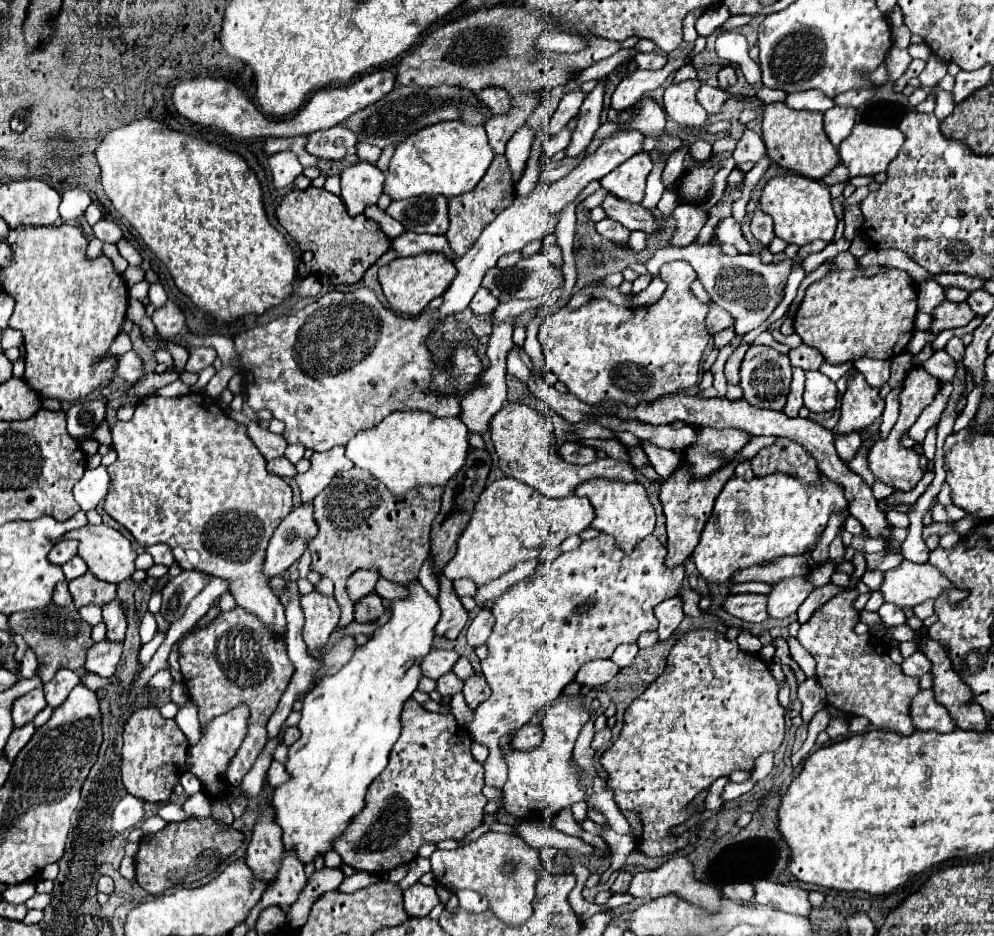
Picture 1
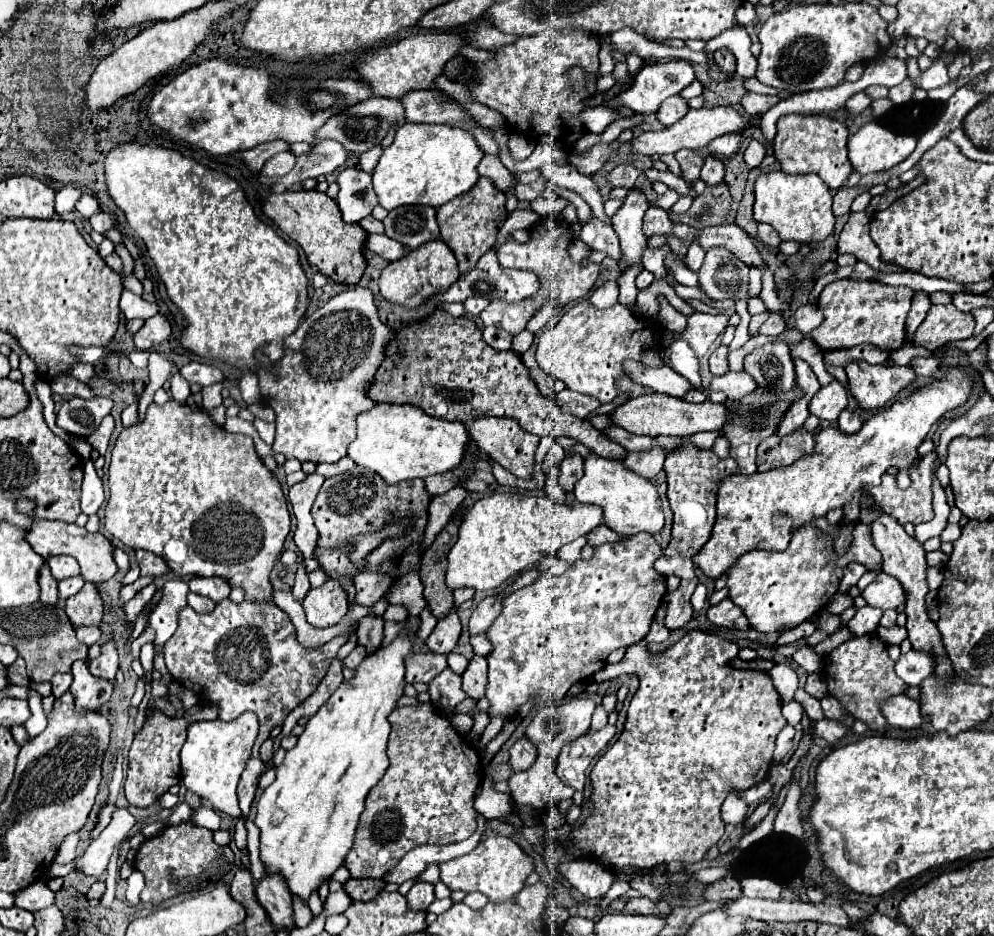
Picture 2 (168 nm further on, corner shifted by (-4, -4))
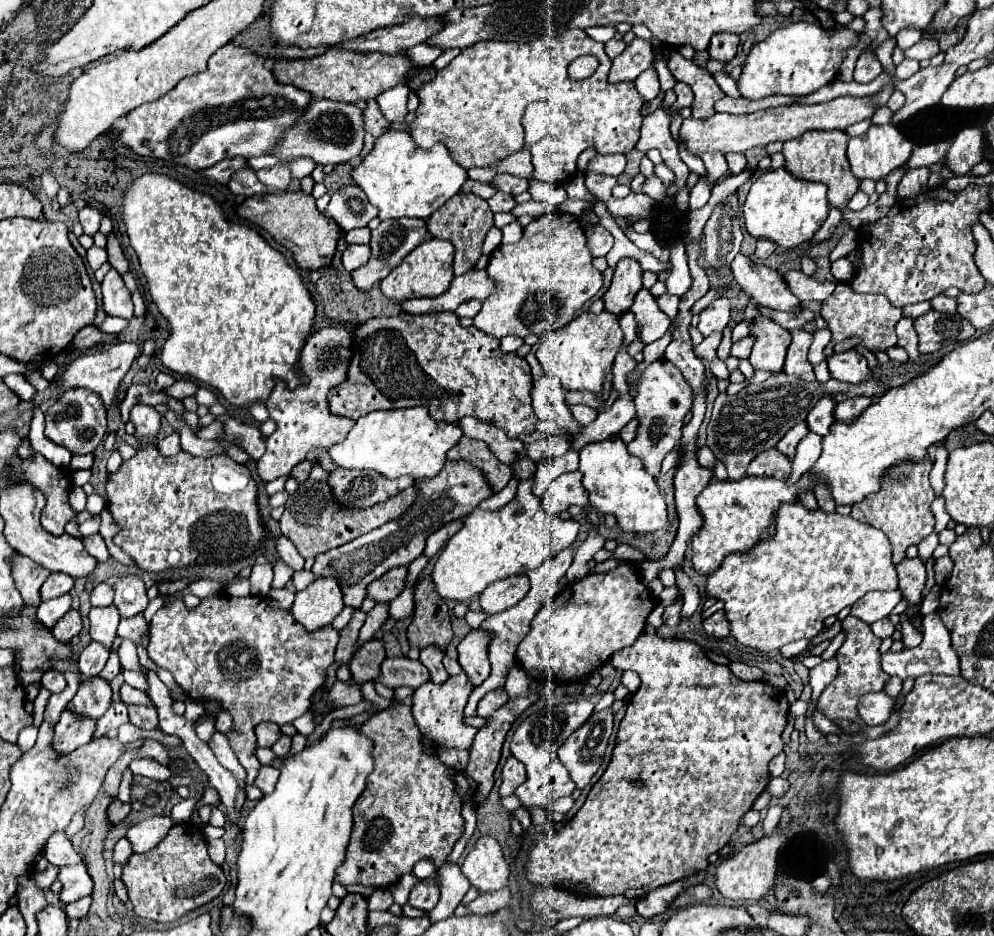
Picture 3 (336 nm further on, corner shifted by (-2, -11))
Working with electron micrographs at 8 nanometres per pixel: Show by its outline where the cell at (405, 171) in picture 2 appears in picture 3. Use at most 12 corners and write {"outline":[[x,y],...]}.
{"outline":[[387,131],[355,169],[381,219],[431,217],[467,181],[445,143]]}

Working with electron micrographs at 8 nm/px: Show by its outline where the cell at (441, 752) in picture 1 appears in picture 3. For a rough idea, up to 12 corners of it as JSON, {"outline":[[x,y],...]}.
{"outline":[[411,707],[365,725],[375,771],[337,881],[389,887],[461,839],[457,769]]}

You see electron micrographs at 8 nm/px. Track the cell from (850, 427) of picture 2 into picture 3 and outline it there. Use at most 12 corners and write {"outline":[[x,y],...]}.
{"outline":[[855,397],[835,407],[835,419],[855,421],[869,405],[871,397]]}

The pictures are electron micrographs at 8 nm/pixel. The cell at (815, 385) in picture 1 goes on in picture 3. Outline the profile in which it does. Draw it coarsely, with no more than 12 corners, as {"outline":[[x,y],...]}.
{"outline":[[821,397],[807,415],[813,433],[827,435],[835,399]]}

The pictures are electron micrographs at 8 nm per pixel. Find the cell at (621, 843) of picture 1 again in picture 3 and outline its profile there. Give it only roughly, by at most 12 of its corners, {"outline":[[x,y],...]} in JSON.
{"outline":[[593,713],[559,749],[577,789],[601,765],[613,713]]}

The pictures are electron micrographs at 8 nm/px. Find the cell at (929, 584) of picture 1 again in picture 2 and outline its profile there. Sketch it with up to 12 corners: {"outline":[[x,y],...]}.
{"outline":[[877,574],[861,592],[867,606],[881,610],[905,604],[901,582]]}

